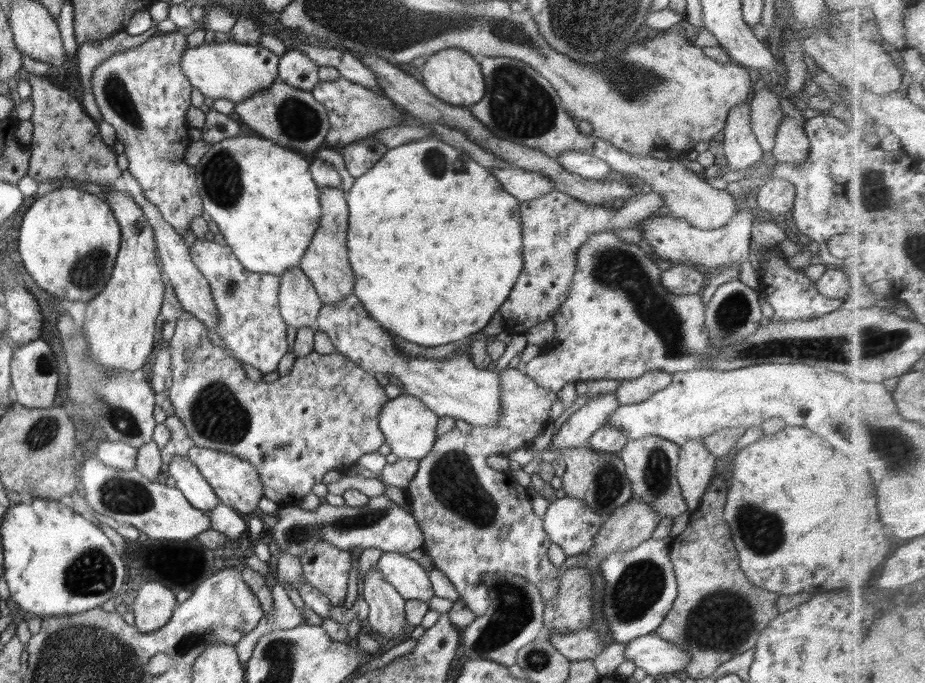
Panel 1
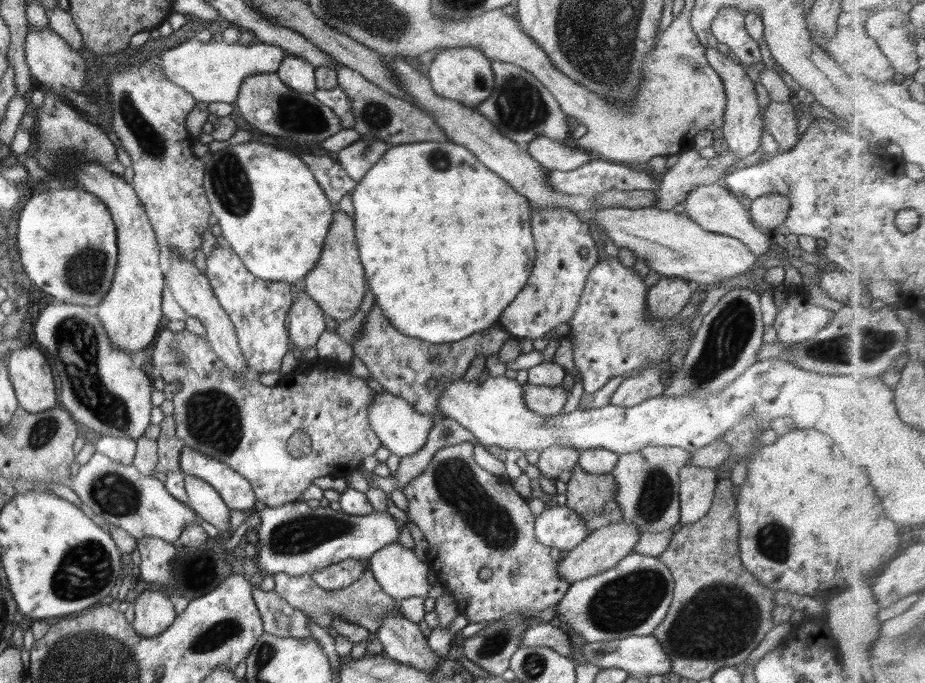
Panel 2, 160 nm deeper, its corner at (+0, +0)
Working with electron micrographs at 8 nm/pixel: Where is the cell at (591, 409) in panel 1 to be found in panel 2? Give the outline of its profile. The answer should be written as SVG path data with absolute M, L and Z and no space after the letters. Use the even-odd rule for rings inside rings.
M553 444L539 454L537 462L541 476L558 479L564 470L572 470L578 462L579 450L567 444Z

